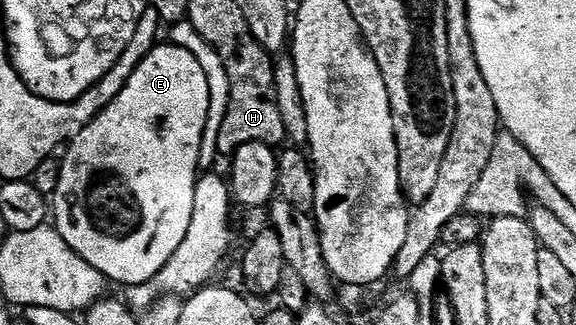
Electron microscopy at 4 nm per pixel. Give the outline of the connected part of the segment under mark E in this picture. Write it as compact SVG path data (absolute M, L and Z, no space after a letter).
M168 41L154 46L153 50L147 53L145 60L135 69L135 73L131 73L127 85L123 85L115 101L111 101L111 105L107 105L94 115L93 120L75 138L69 140L63 151L65 156L60 156L58 187L51 196L52 226L62 235L67 245L83 257L88 265L93 265L99 273L105 275L110 284L125 283L126 288L131 288L140 283L150 283L159 273L159 269L163 269L163 265L171 261L171 253L175 253L175 249L183 245L183 237L187 237L187 229L191 229L191 213L195 209L195 185L201 167L199 149L203 141L203 129L207 129L207 113L211 105L209 79L211 79L210 72L205 71L203 65L195 61L194 55L187 53L187 49L177 47Z

